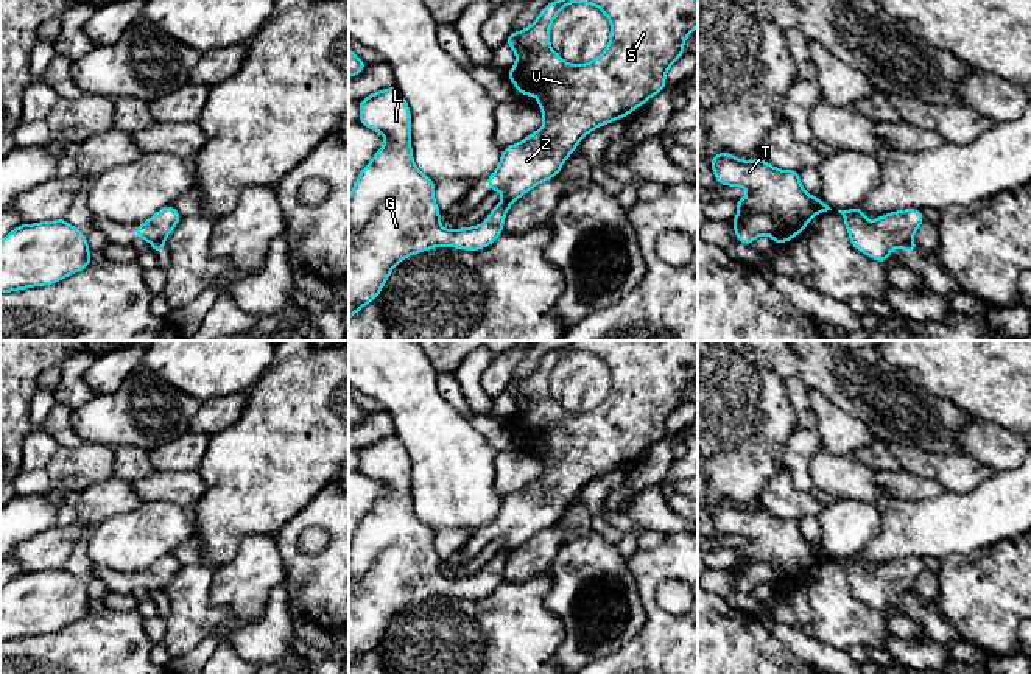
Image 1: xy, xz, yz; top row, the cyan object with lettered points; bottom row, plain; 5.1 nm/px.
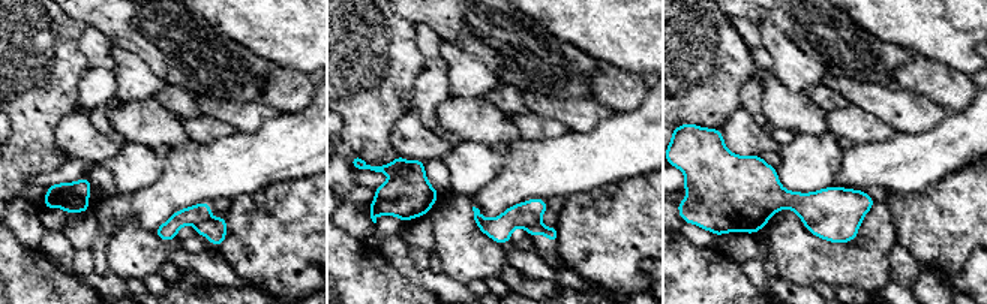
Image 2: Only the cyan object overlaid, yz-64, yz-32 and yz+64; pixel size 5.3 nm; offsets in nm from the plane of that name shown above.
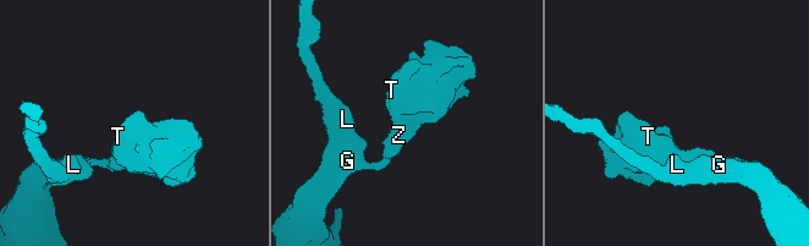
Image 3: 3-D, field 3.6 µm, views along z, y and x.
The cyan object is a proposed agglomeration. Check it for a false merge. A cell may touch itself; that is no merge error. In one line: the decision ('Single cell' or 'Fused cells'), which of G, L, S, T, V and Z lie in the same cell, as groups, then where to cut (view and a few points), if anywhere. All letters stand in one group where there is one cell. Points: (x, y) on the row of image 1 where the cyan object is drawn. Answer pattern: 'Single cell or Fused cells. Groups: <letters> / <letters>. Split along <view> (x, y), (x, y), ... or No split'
Fused cells. Groups: G L / S T V Z. Split along xz (502, 200), (511, 203)

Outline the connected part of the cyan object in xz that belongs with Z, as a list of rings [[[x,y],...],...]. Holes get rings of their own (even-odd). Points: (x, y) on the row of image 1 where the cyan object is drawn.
[[[554,0],[525,30],[506,37],[517,61],[508,70],[522,97],[534,95],[544,125],[525,140],[503,149],[497,170],[484,181],[491,193],[501,190],[505,202],[516,202],[537,184],[553,179],[578,143],[593,129],[631,114],[667,87],[665,73],[684,56],[684,40],[698,26],[698,0]],[[570,3],[590,3],[611,22],[606,50],[592,62],[565,62],[550,45],[550,26]]]

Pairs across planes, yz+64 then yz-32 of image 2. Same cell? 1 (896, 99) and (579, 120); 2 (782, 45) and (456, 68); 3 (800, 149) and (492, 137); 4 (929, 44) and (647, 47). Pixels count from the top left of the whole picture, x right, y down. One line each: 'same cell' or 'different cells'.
1: same cell
2: same cell
3: different cells
4: same cell

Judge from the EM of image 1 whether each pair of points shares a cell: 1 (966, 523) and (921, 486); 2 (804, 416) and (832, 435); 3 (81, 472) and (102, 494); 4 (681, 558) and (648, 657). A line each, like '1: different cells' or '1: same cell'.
1: different cells
2: different cells
3: different cells
4: same cell

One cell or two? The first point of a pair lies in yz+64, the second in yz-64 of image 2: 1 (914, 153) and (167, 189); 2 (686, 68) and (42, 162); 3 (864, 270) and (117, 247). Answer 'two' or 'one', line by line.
1: one
2: one
3: one

